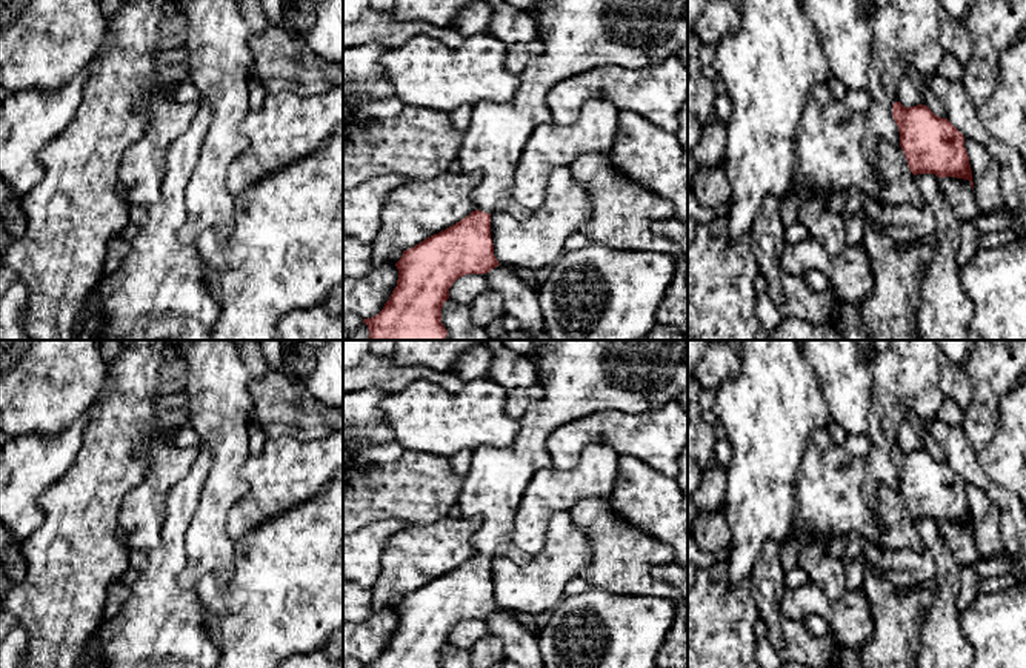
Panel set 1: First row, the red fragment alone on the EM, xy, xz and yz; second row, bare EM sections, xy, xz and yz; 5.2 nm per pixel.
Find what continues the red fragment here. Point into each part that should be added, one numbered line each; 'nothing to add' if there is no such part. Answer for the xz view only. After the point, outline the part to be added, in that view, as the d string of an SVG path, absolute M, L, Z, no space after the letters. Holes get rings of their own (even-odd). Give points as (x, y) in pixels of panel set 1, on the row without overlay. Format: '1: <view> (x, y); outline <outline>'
1: xz (580, 377); outline M501 340L503 345L518 354L535 359L538 369L538 385L545 389L545 397L534 402L520 422L520 431L514 443L508 448L480 446L472 453L471 468L463 477L458 506L466 519L481 516L483 525L472 536L472 545L478 556L495 559L508 557L518 565L531 562L532 556L515 546L511 533L523 494L534 474L552 466L548 451L548 439L552 431L568 422L605 409L623 412L645 412L675 400L688 388L688 340Z

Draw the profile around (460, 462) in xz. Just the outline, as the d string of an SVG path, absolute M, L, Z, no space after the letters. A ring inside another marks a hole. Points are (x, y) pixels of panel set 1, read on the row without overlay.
M461 449L455 453L452 457L449 457L451 466L455 474L461 477L468 474L471 468L472 453L474 453L472 449Z

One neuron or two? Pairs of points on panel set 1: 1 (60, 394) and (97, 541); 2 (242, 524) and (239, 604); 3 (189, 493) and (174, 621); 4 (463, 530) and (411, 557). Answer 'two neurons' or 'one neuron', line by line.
1: two neurons
2: two neurons
3: one neuron
4: one neuron

